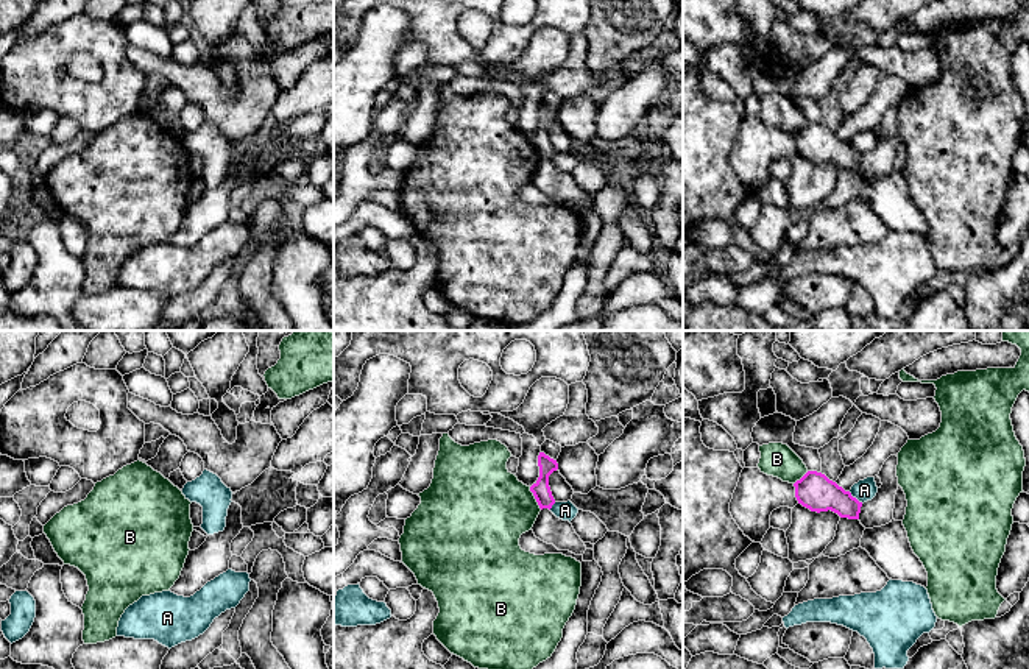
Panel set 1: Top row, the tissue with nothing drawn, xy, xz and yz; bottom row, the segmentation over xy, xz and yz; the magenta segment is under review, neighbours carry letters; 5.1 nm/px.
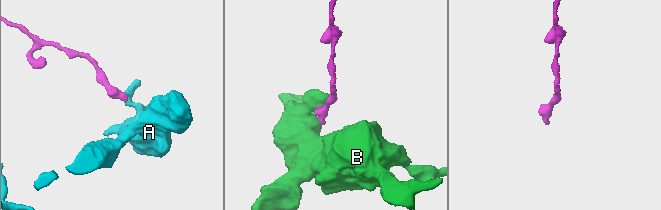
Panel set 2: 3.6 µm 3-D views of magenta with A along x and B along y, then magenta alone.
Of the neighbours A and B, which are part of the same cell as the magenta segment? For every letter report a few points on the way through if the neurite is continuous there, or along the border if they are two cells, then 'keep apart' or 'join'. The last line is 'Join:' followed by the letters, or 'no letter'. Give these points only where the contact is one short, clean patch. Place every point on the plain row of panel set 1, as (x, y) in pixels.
A: border yz (848, 142), (862, 153); keep apart
B: keep apart
Join: no letter

